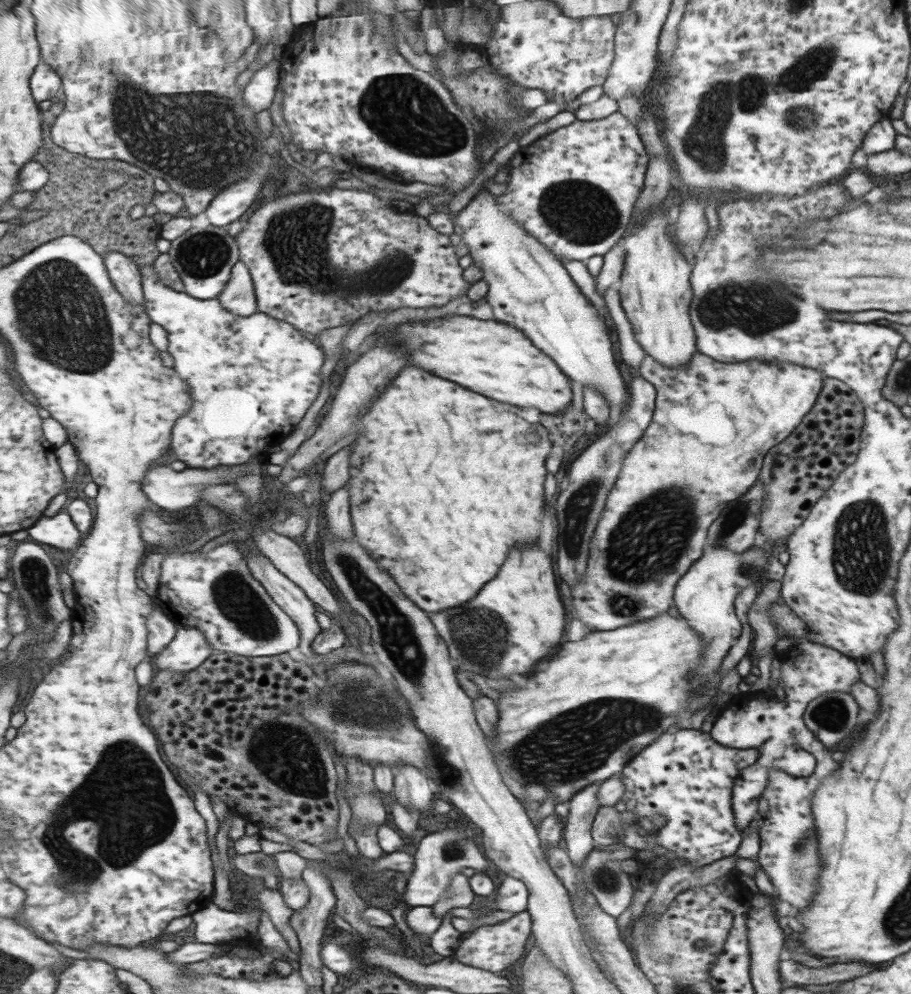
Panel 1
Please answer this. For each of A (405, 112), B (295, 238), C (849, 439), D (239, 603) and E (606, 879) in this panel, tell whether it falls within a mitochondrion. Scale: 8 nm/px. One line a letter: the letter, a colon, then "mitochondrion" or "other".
A: mitochondrion
B: mitochondrion
C: other
D: mitochondrion
E: mitochondrion

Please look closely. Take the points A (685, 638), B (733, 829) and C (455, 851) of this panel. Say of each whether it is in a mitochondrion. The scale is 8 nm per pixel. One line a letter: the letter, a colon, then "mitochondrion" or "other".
A: other
B: other
C: mitochondrion

